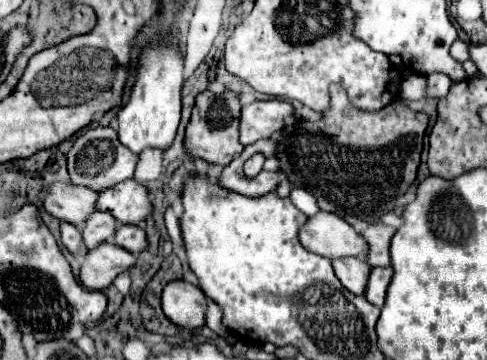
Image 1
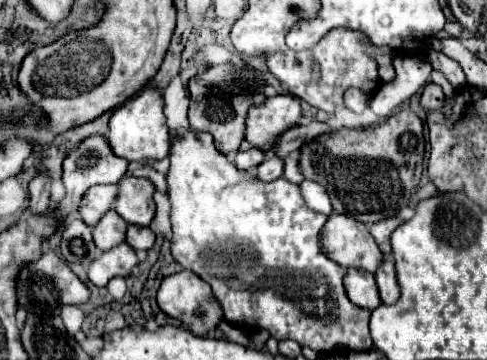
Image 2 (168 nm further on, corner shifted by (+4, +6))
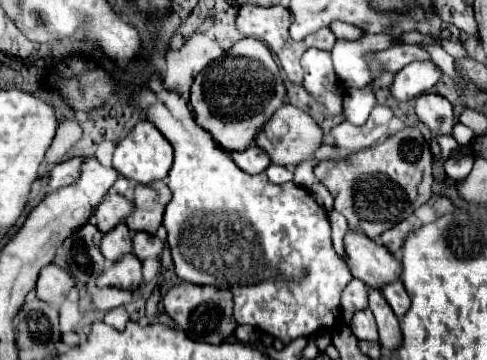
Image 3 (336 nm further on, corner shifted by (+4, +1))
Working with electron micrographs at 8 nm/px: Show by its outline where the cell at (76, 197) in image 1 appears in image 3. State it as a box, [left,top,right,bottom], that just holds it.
[90,190,134,234]

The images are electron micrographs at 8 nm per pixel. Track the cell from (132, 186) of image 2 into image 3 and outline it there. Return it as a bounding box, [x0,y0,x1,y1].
[126,180,172,234]

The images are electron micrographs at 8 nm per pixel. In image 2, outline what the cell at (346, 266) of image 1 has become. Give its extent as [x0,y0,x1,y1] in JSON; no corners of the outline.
[344,269,380,309]

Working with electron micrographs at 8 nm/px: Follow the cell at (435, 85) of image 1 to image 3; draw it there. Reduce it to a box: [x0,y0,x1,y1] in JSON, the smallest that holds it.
[416,94,454,134]

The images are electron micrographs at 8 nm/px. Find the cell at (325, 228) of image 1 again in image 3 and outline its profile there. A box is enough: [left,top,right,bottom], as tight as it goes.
[344,230,400,290]

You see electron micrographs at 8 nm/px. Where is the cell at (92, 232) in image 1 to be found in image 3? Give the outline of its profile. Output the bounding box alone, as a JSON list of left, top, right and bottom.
[100,222,132,262]

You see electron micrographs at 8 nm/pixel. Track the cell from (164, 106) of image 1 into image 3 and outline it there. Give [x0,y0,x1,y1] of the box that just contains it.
[114,124,172,184]

